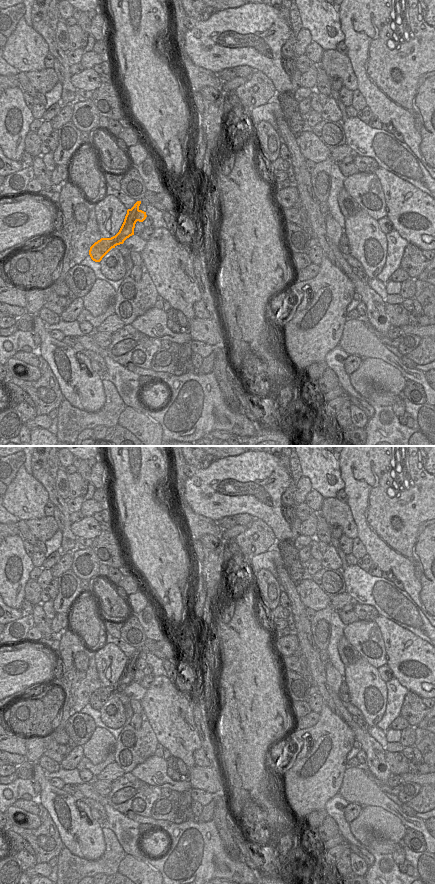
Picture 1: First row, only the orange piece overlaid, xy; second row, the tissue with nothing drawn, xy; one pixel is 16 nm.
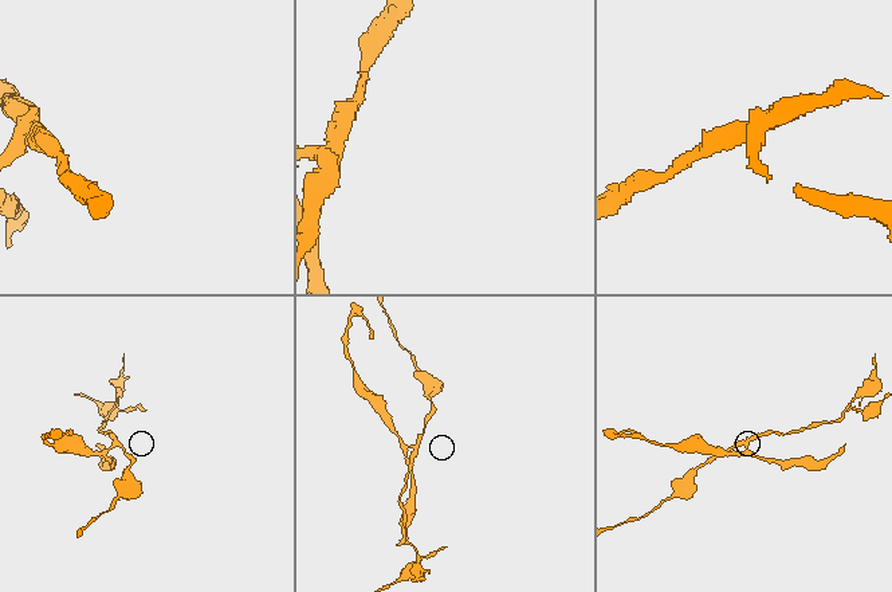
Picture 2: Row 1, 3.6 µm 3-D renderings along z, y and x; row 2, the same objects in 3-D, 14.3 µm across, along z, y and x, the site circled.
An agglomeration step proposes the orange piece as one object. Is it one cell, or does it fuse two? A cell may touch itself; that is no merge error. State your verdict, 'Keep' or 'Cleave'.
Cleave

